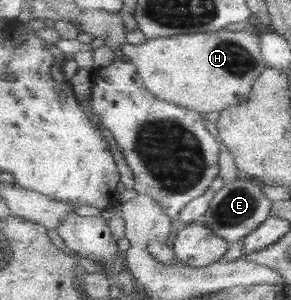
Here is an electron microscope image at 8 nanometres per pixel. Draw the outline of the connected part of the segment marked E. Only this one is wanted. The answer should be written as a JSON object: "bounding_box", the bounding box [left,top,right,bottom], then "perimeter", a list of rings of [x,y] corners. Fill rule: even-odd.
{"bounding_box":[200,179,275,242],"perimeter":[[[236,179],[216,192],[209,211],[200,218],[200,222],[204,223],[227,242],[239,242],[249,233],[257,230],[259,225],[263,224],[263,221],[272,216],[273,204],[275,202],[265,195],[263,186],[260,186],[259,183]]]}

